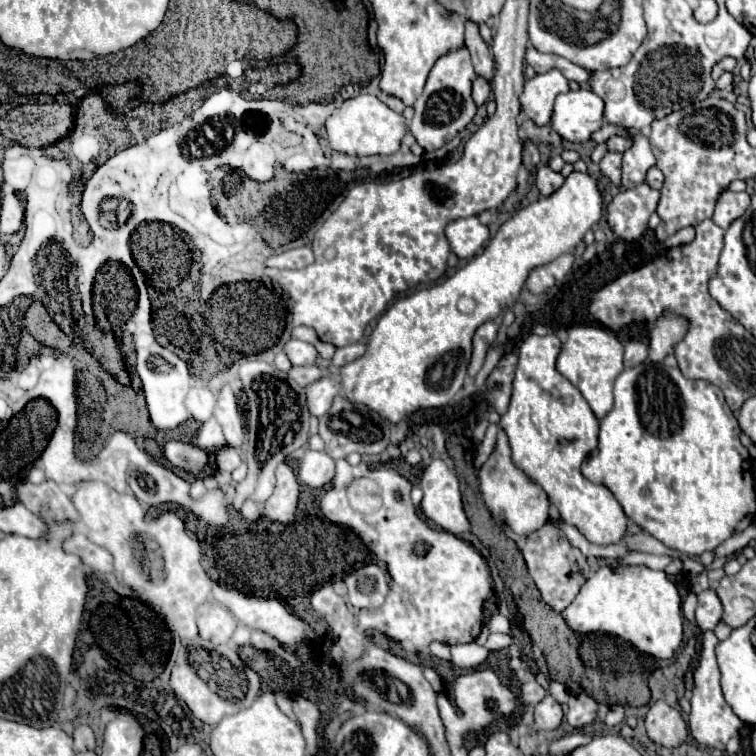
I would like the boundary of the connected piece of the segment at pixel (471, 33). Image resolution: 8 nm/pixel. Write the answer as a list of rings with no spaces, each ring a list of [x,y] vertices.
[[[465,20],[465,46],[471,52],[471,60],[473,60],[473,68],[477,76],[491,80],[493,78],[493,54],[479,34],[479,24],[471,20]]]

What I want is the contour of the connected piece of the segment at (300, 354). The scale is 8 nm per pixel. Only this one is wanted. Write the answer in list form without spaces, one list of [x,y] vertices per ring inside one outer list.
[[[295,338],[285,344],[285,354],[289,356],[291,364],[295,364],[295,366],[315,364],[315,360],[319,356],[317,350],[315,350],[315,346],[311,346],[307,342],[301,342],[301,340],[295,340]]]

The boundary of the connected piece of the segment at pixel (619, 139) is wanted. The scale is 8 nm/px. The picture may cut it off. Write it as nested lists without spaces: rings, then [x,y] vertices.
[[[613,136],[613,138],[607,140],[607,148],[609,148],[609,150],[625,152],[627,146],[631,146],[631,138],[625,138],[625,136]]]

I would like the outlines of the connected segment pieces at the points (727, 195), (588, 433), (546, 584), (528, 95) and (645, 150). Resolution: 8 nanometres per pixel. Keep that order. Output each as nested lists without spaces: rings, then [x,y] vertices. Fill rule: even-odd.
[[[725,190],[719,196],[719,202],[717,202],[717,208],[713,214],[713,222],[719,224],[721,228],[727,228],[727,226],[731,226],[731,222],[735,218],[745,214],[747,206],[749,206],[749,194],[747,192]]]
[[[529,334],[519,348],[519,364],[513,380],[509,410],[499,426],[509,436],[515,466],[549,496],[561,518],[575,526],[593,544],[617,544],[627,530],[627,516],[615,496],[581,474],[581,462],[597,446],[599,424],[581,392],[557,370],[563,342],[557,334]],[[567,400],[567,404],[561,404]]]
[[[547,522],[543,528],[529,534],[521,552],[525,558],[527,570],[529,570],[531,578],[535,580],[543,600],[557,612],[563,612],[573,602],[579,588],[583,586],[583,582],[589,578],[589,574],[593,570],[589,560],[577,548],[573,554],[573,546],[567,542],[565,534],[557,526],[553,526],[551,522]]]
[[[553,68],[543,74],[535,74],[525,82],[525,90],[521,94],[523,112],[537,124],[543,126],[549,122],[553,112],[553,100],[557,94],[567,92],[569,82],[563,78],[561,70]]]
[[[643,134],[631,136],[635,142],[633,146],[623,154],[623,178],[621,184],[625,190],[631,190],[645,182],[647,170],[655,166],[655,156],[649,148],[649,140]]]

